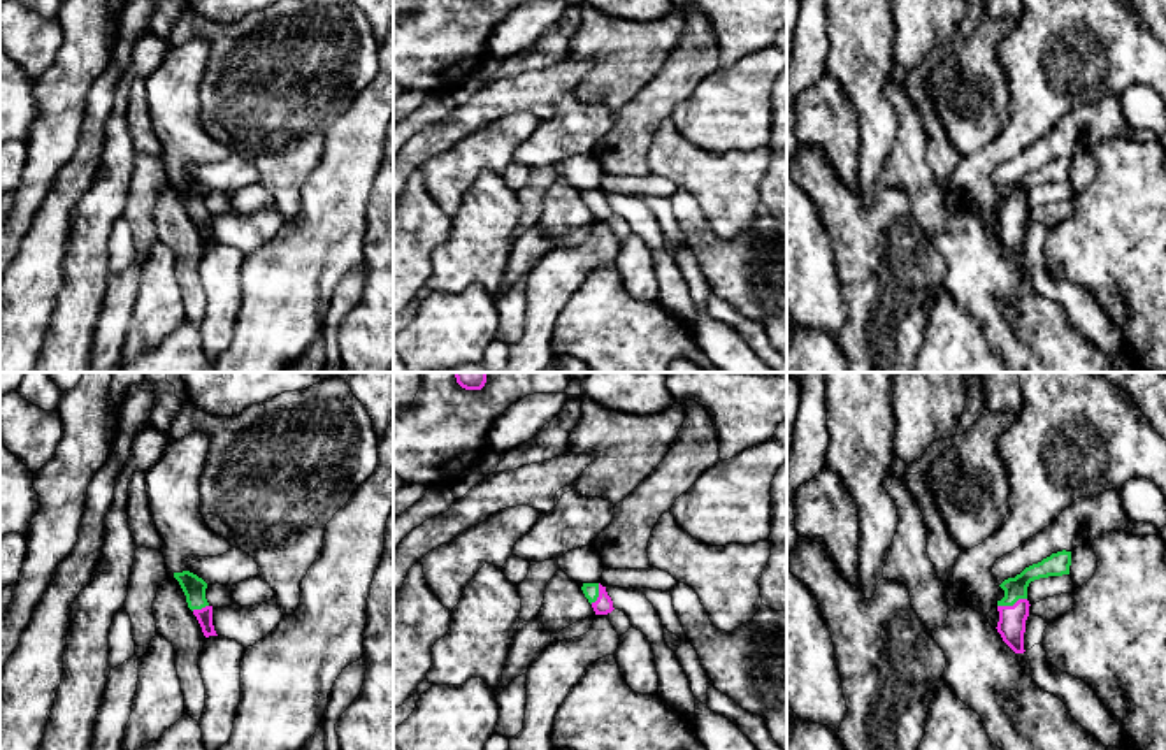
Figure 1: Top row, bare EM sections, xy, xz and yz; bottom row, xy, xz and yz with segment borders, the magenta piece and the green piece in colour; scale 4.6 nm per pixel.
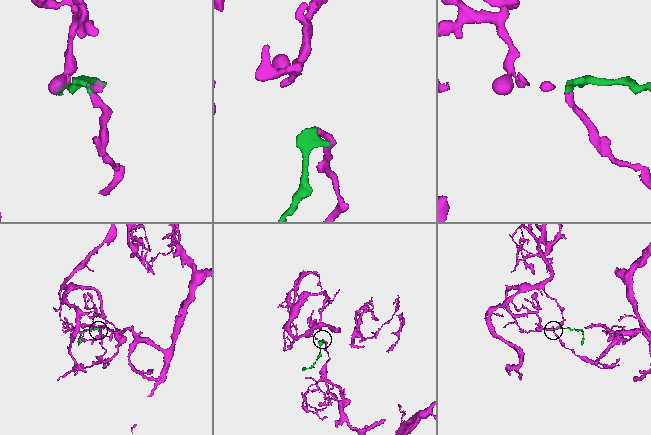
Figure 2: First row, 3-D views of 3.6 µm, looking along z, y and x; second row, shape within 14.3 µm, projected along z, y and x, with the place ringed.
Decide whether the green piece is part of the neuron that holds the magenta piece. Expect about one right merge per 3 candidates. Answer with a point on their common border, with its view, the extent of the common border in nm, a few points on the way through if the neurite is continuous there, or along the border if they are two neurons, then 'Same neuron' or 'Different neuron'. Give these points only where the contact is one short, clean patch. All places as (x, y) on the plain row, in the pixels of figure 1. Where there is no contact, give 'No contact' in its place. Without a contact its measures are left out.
Touches magenta at yz (1014, 211). Shared border 140 nm. Path across: yz (1012, 225), (1014, 211), (1015, 195). Same neuron

